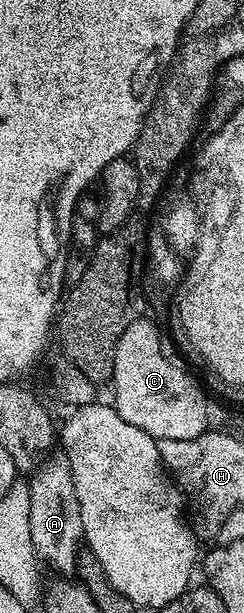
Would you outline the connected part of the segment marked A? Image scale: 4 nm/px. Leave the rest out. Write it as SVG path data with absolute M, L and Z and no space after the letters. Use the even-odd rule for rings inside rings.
M64 455L52 457L38 464L29 481L31 543L37 548L37 556L44 564L46 561L51 568L58 569L61 575L69 575L74 572L77 557L83 552L83 515L79 511L79 499L75 495L69 460Z

